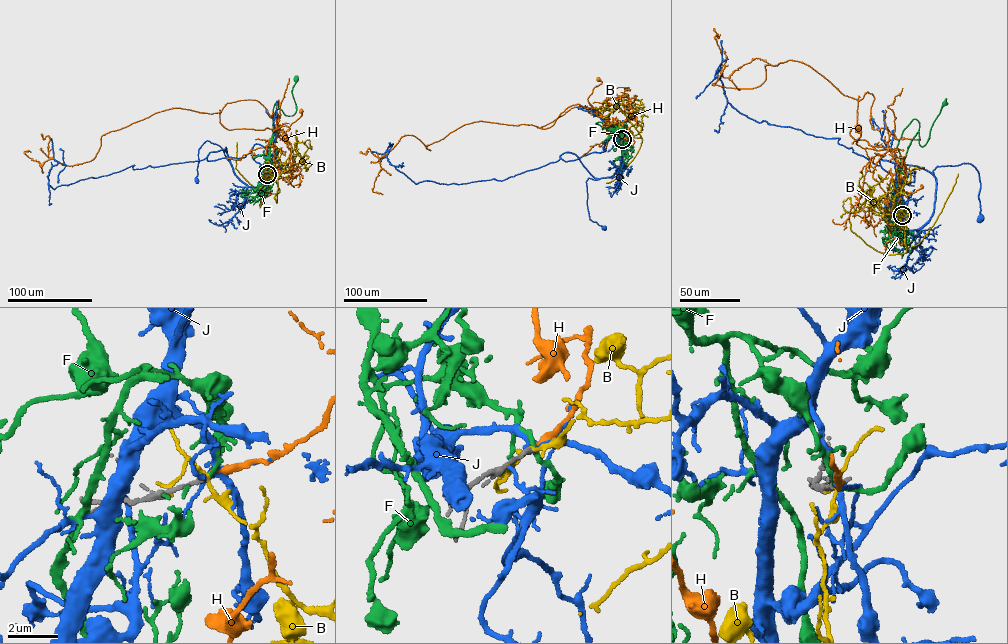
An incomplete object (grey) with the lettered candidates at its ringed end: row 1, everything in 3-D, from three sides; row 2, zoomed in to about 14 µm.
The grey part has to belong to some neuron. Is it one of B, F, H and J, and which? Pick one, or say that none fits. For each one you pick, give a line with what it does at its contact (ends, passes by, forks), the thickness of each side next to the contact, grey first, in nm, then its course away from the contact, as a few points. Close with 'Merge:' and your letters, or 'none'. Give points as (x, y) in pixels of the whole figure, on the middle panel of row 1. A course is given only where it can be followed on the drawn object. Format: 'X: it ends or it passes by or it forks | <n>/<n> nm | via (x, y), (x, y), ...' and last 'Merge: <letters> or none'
H: it ends | 180/200 nm | via (622, 139), (621, 130), (608, 135), (607, 121), (597, 115), (587, 99), (594, 87), (601, 83), (598, 78)
Merge: H

